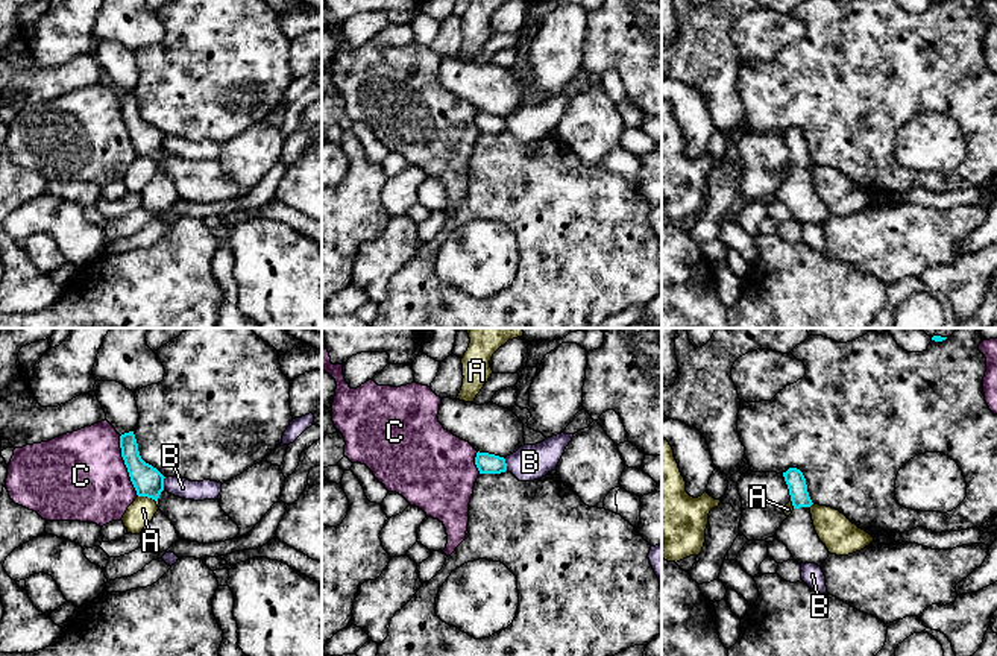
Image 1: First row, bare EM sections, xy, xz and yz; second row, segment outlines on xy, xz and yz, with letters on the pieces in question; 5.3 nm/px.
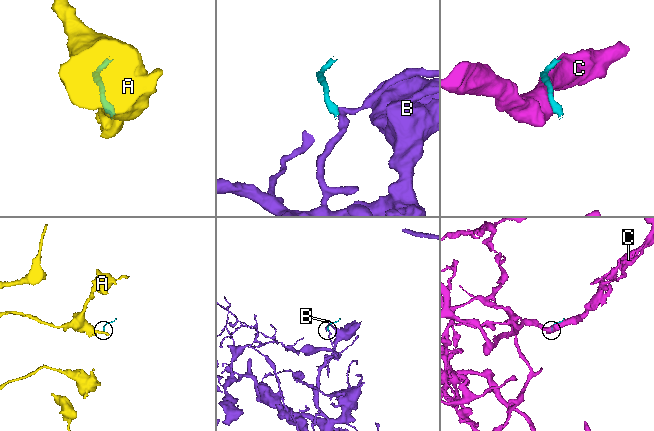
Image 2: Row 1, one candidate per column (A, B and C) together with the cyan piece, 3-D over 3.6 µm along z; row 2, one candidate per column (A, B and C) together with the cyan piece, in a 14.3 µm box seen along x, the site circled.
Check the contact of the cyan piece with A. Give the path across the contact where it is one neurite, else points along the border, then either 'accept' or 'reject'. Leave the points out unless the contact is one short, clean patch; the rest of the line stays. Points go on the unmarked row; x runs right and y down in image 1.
border along xy (138, 155), (146, 155), (157, 164); reject

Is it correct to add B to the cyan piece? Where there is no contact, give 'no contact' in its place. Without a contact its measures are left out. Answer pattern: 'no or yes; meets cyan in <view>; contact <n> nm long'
no; meets cyan in xy; contact 70 nm long

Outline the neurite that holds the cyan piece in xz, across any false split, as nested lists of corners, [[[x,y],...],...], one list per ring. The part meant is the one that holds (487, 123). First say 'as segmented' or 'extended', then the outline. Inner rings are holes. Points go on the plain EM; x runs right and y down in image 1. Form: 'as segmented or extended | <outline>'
as segmented | [[[478,111],[475,125],[480,134],[501,134],[507,131],[505,118],[489,112]]]

